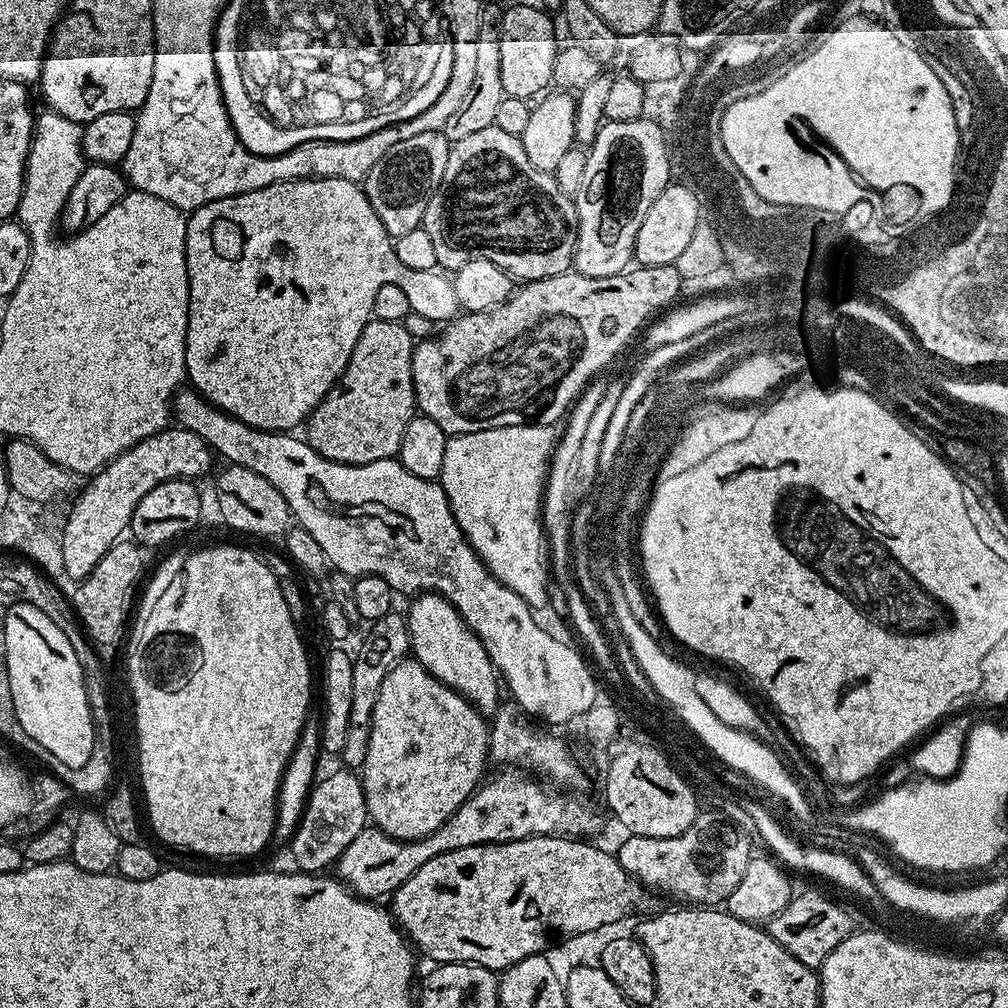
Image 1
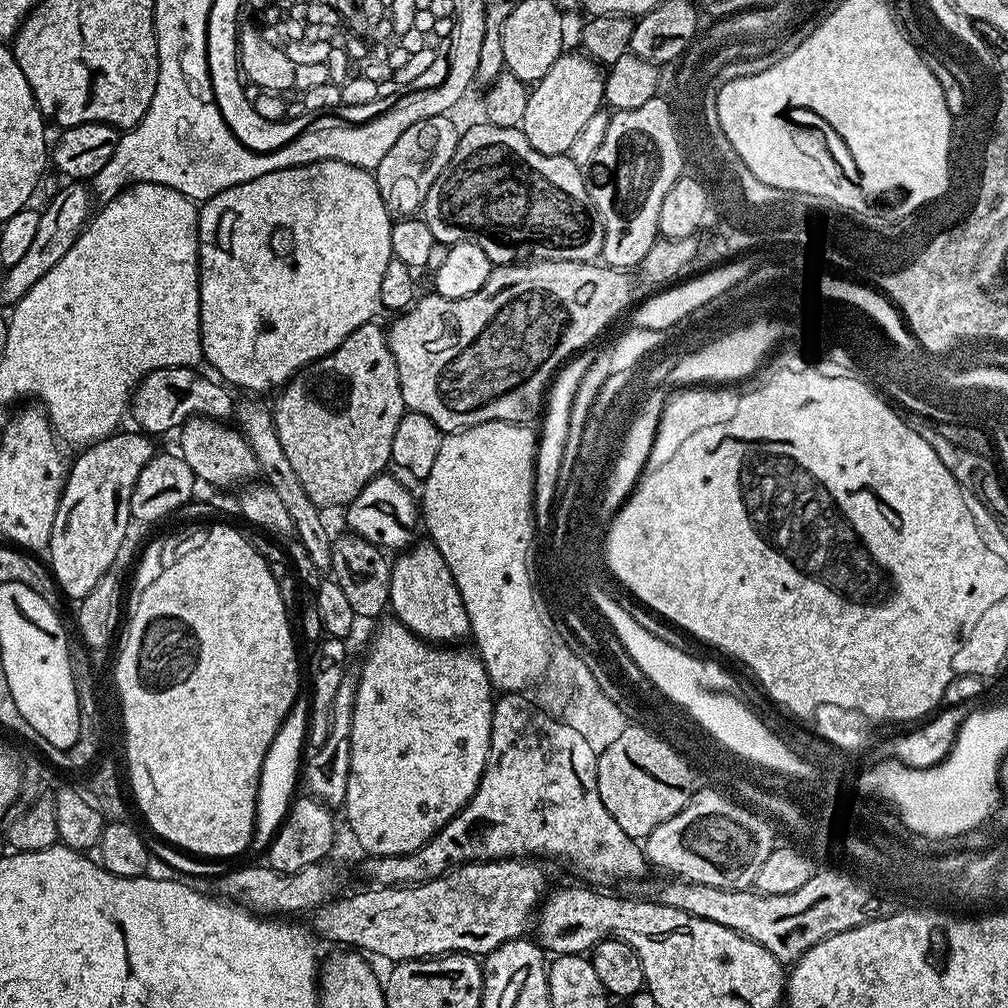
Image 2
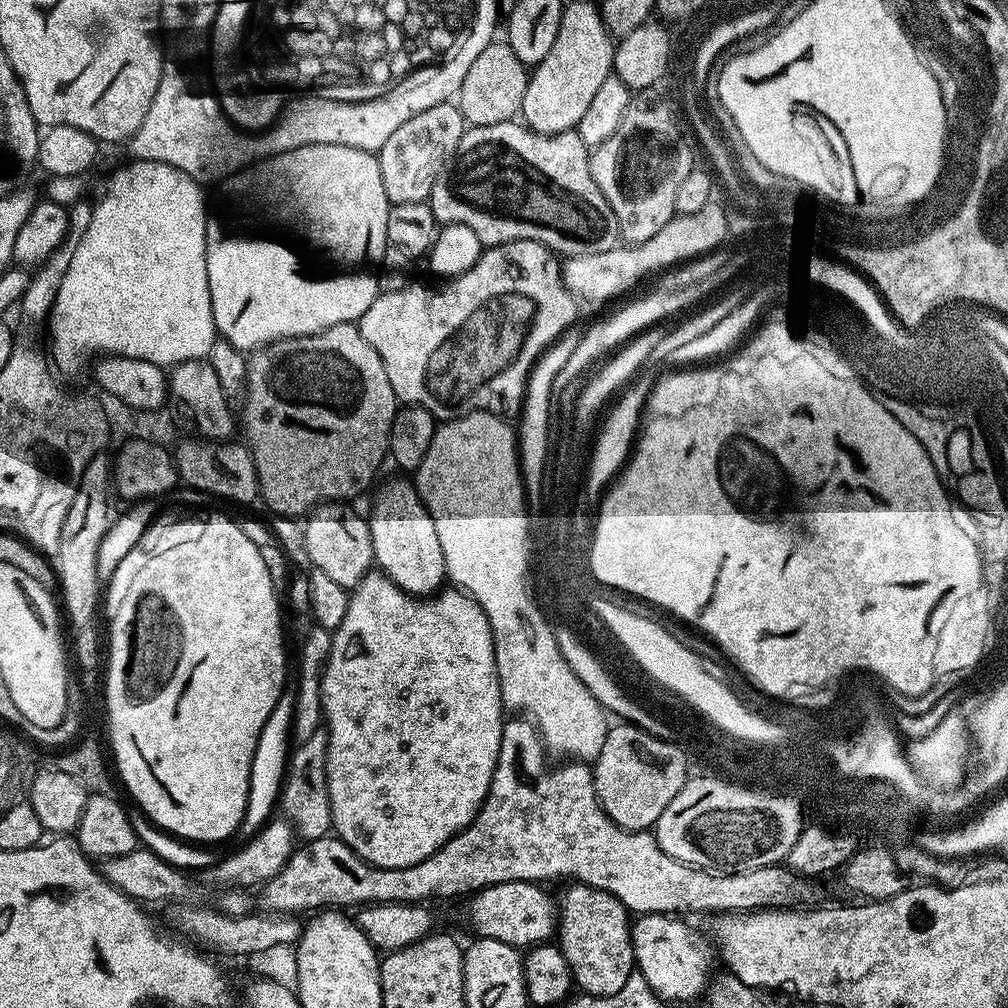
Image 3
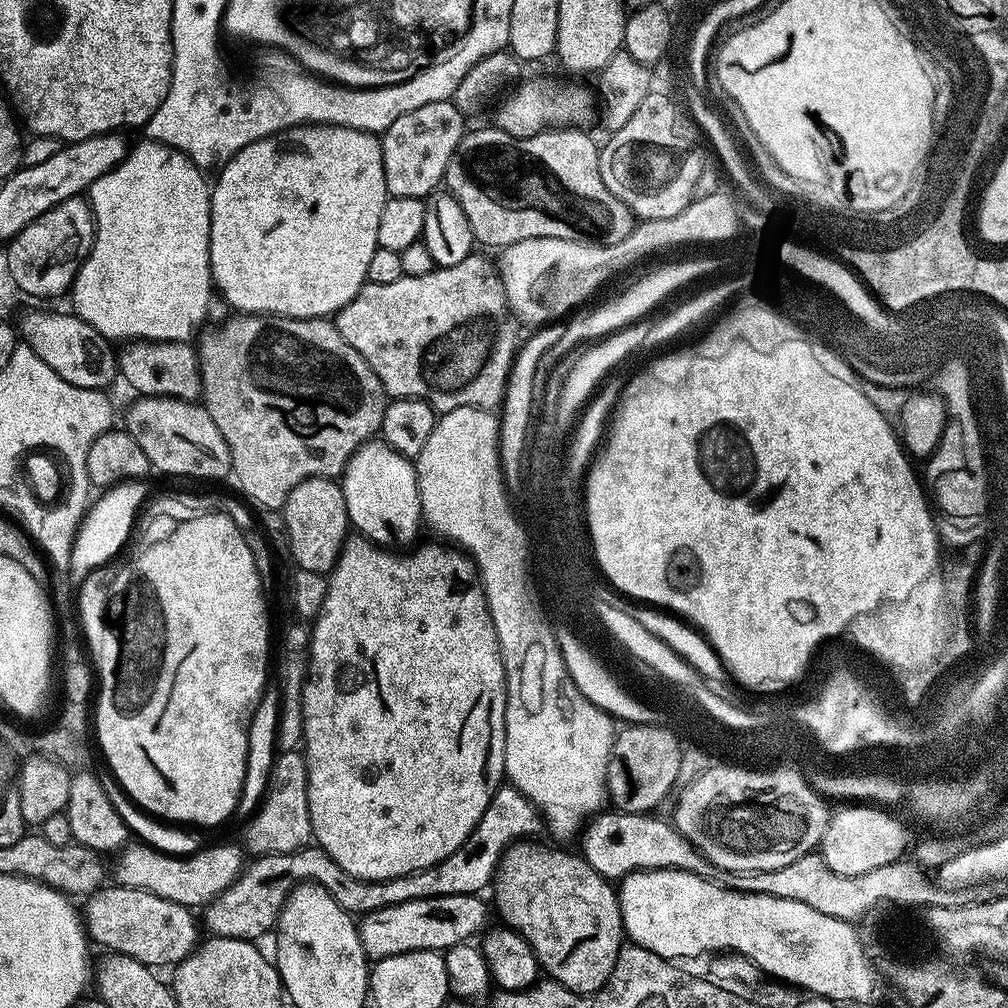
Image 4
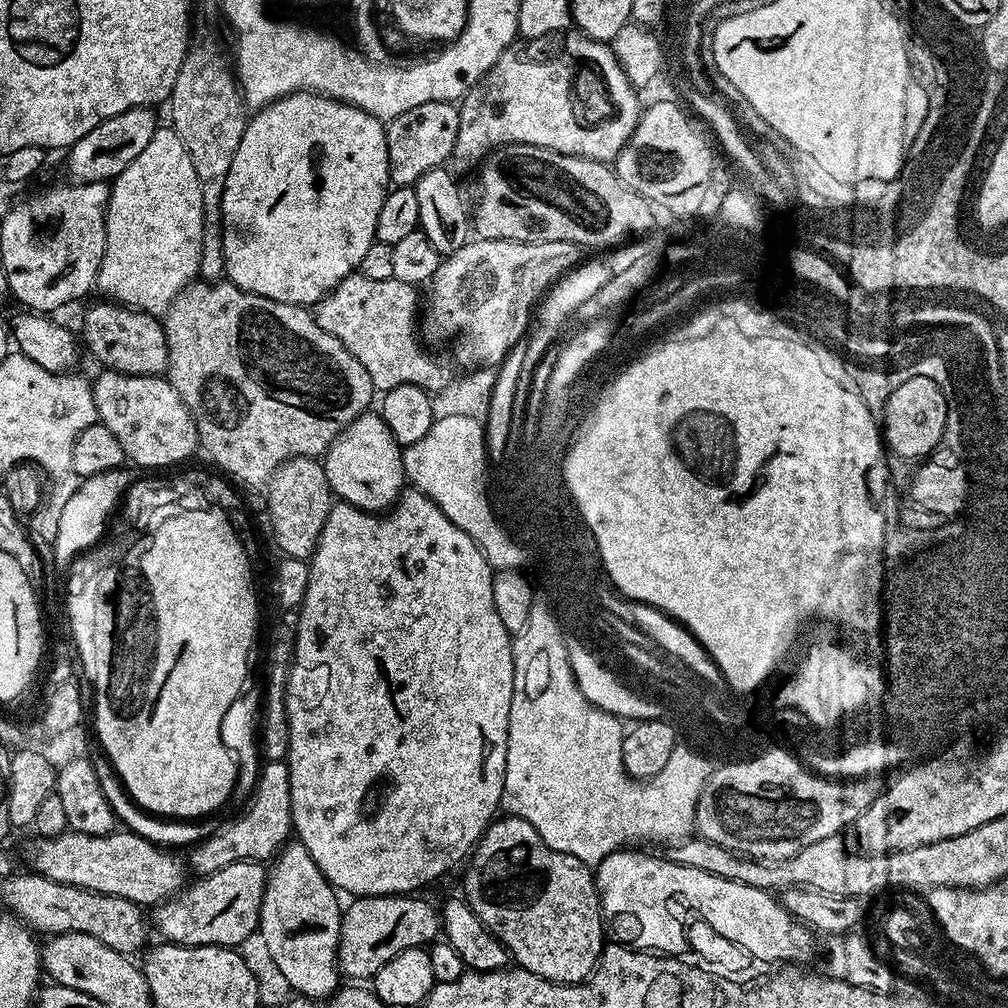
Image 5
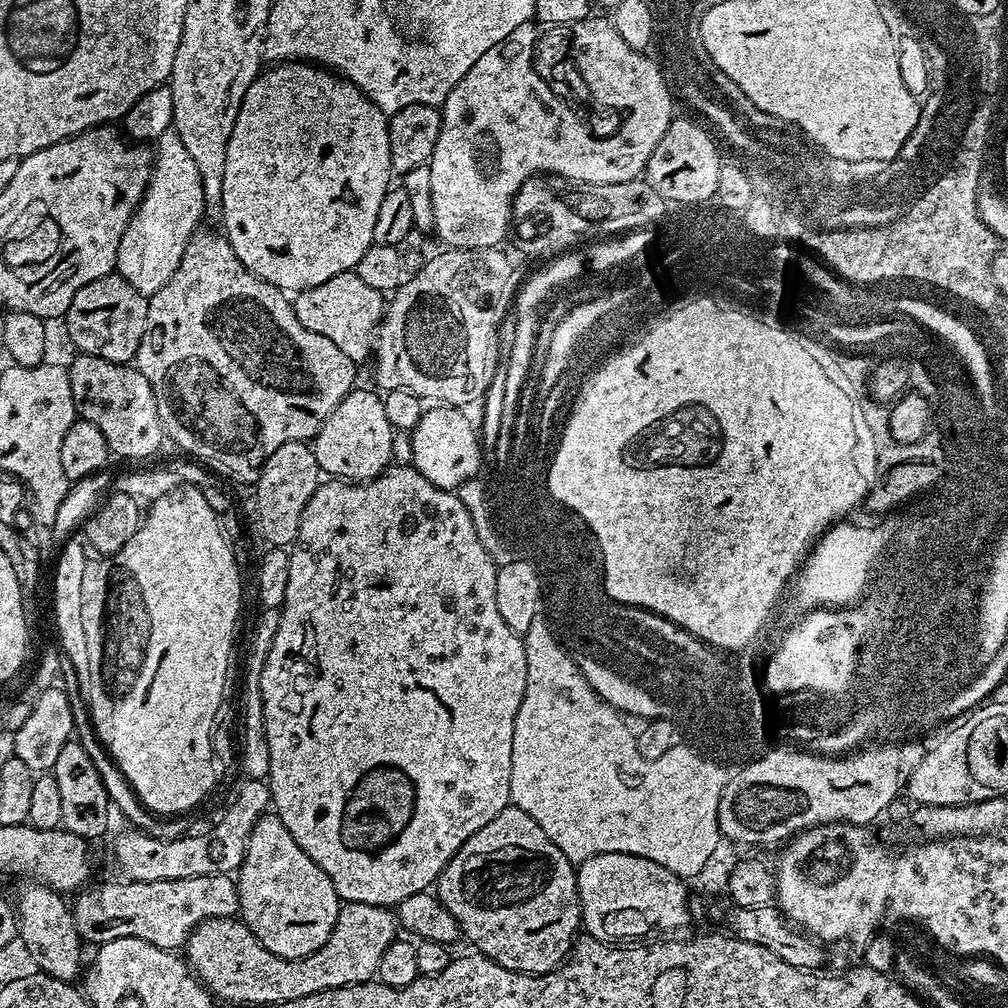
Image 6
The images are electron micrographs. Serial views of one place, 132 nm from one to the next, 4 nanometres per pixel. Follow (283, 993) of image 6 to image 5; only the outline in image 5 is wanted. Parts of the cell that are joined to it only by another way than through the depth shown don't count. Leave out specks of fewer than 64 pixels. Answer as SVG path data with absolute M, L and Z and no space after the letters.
M412 894L390 896L361 896L353 899L352 905L343 909L340 918L340 945L336 947L336 962L345 977L353 976L353 981L367 981L394 954L428 946L441 935L440 914L424 900L415 900Z

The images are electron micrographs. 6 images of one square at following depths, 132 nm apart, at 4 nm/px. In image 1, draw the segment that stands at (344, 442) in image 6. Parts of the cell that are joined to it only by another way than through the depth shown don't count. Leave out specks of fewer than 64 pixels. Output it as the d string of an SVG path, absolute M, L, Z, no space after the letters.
M434 592L417 595L409 604L406 619L411 655L431 676L465 696L481 716L491 717L502 703L502 684L476 632L466 626L451 602Z

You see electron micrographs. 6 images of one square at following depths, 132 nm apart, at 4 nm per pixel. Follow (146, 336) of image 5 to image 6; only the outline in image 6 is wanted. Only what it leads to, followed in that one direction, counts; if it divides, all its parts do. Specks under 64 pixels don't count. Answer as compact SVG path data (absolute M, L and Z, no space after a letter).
M109 274L82 286L74 294L62 323L68 327L68 336L77 353L106 358L106 362L126 364L135 361L138 342L146 326L148 302L130 282L118 274Z

